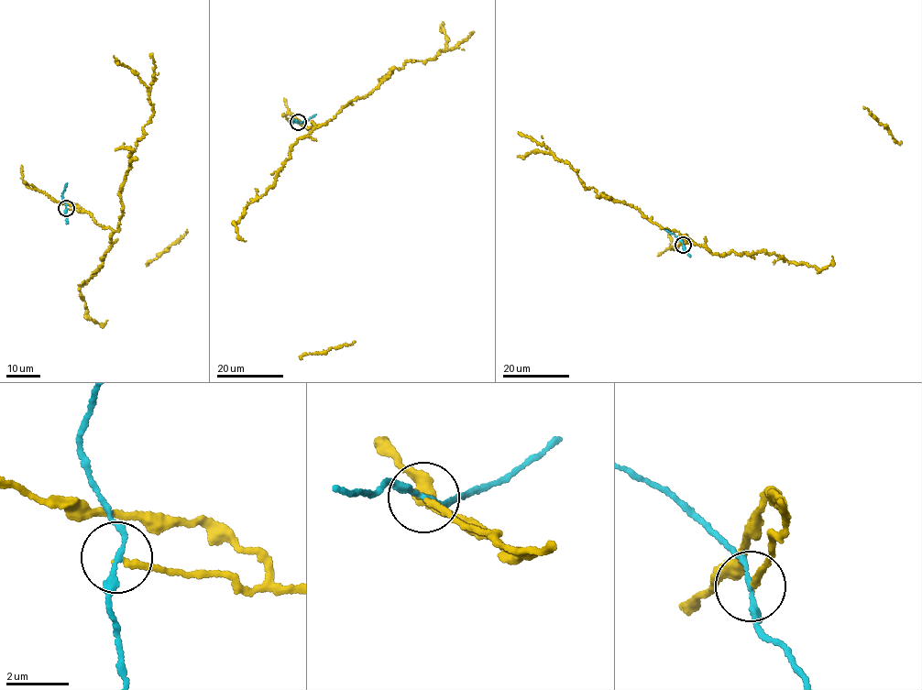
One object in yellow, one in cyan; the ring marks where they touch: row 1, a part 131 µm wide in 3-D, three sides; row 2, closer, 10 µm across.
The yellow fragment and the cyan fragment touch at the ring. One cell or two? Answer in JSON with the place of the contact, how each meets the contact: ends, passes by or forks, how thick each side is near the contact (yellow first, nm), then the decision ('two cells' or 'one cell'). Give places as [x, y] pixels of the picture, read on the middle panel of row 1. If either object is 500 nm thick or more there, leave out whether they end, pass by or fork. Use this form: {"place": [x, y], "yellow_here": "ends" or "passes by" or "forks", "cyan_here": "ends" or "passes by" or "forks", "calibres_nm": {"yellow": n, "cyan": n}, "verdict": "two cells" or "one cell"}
{"place": [298, 122], "yellow_here": "ends", "cyan_here": "passes by", "calibres_nm": {"yellow": 180, "cyan": 160}, "verdict": "two cells"}

